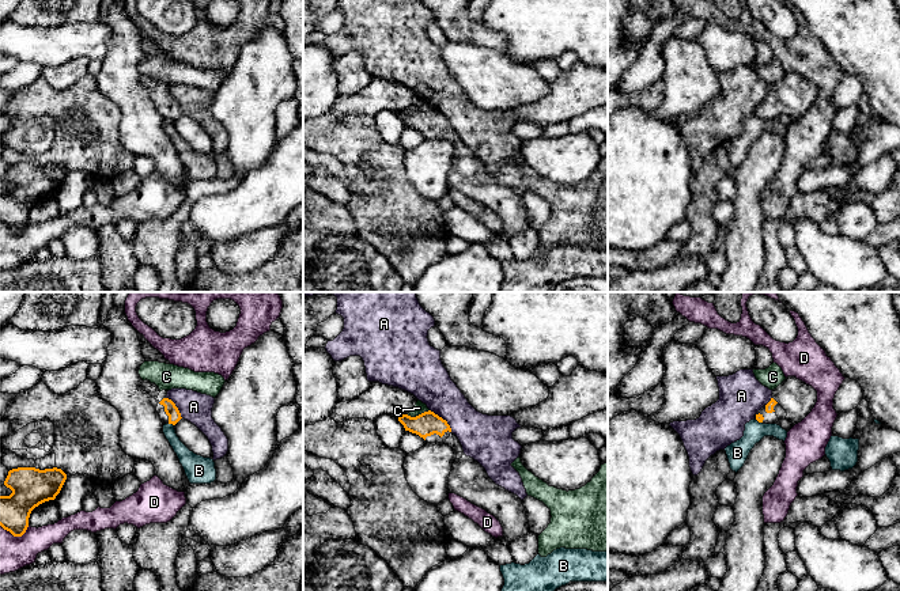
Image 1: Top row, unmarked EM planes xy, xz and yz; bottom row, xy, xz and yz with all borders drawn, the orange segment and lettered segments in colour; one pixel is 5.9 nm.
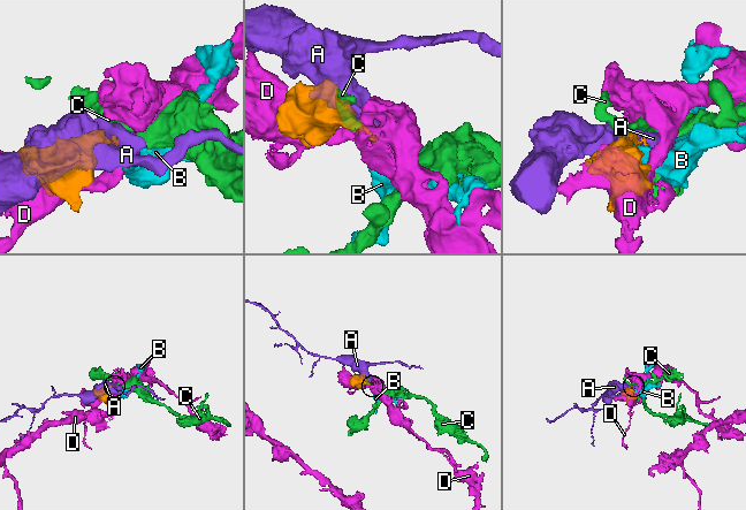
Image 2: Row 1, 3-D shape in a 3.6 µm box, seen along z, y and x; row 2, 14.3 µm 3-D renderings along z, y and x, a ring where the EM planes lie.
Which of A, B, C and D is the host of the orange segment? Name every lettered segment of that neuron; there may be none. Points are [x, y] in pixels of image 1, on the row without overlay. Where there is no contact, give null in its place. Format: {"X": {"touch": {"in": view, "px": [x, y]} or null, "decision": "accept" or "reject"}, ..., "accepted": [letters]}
{"A": {"touch": {"in": "xz", "px": [442, 114]}, "decision": "reject"}, "B": {"touch": {"in": "xy", "px": [171, 118]}, "decision": "reject"}, "C": {"touch": {"in": "xz", "px": [419, 110]}, "decision": "reject"}, "D": {"touch": {"in": "xy", "px": [15, 231]}, "decision": "reject"}, "accepted": []}

